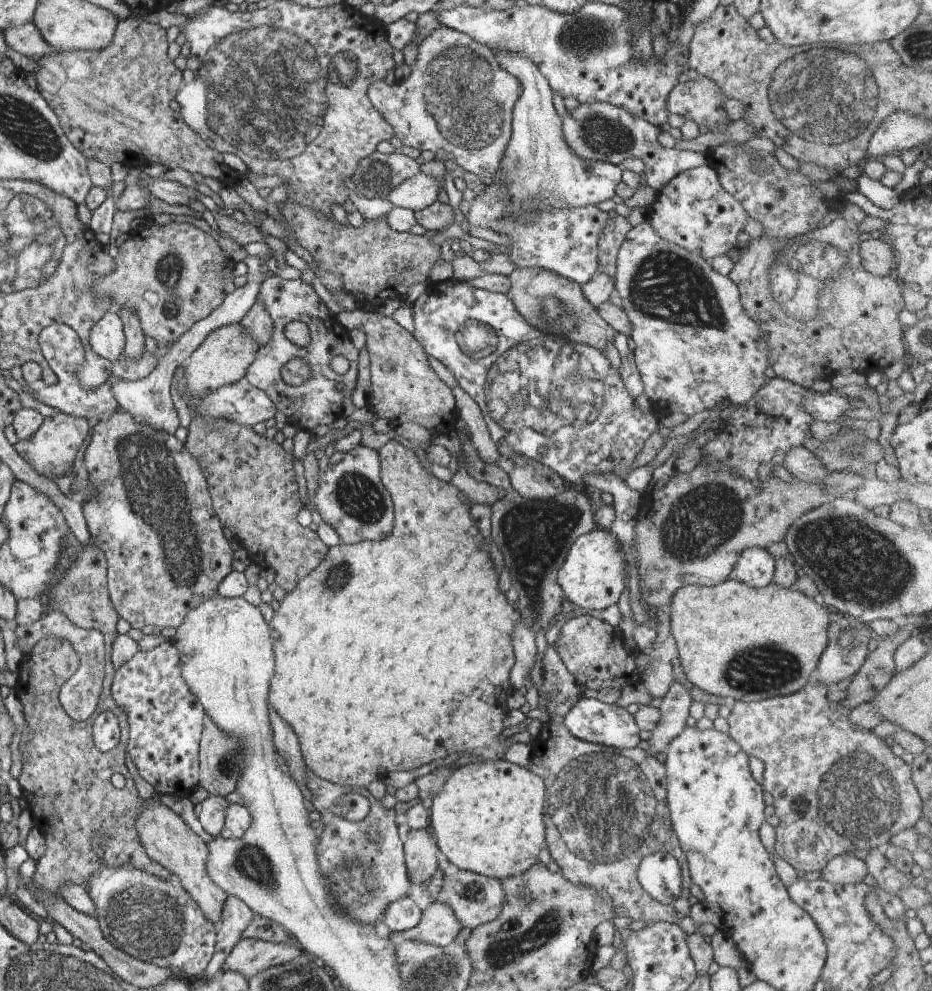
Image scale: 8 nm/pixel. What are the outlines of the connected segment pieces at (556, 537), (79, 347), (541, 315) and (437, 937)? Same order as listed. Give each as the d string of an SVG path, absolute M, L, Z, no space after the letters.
M563 489L557 497L540 501L525 499L514 490L507 492L503 500L496 501L491 507L490 542L495 542L500 548L510 572L511 584L519 594L521 620L534 634L545 634L567 608L557 574L574 542L597 528L595 504L587 492L572 489Z
M54 323L46 327L40 334L41 352L45 355L46 362L50 365L52 372L57 376L57 383L45 386L35 392L34 398L52 408L58 408L60 413L70 416L92 418L99 416L102 419L109 418L117 408L120 407L113 392L113 382L108 380L95 389L83 387L78 372L84 368L85 348L78 333L64 323Z
M540 267L515 269L509 274L511 282L508 296L517 311L542 333L562 335L572 342L584 343L602 351L608 342L614 343L615 330L585 299L581 286L558 273Z
M435 901L422 911L420 922L414 928L391 932L388 942L397 947L402 941L415 940L445 947L452 944L463 929L453 908L445 901Z

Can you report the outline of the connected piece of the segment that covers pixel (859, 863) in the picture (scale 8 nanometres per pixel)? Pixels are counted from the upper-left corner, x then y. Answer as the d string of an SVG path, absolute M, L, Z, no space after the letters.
M853 853L835 856L821 870L822 879L835 885L862 883L867 873L867 864Z

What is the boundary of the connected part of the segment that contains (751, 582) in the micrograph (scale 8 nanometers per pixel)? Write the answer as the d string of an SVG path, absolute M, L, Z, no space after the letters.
M750 547L740 553L730 579L736 579L750 588L764 589L773 583L775 558L765 548Z

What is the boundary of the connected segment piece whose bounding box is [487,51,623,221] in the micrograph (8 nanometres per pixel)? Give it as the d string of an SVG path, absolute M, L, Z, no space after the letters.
M496 51L494 54L500 66L519 80L522 92L513 106L510 140L507 142L499 169L495 172L494 178L488 181L487 186L490 186L494 180L505 183L510 196L509 202L512 204L511 212L518 221L530 221L535 216L536 210L578 208L611 199L622 180L623 170L619 165L611 163L608 159L595 161L578 156L565 141L562 119L552 105L553 90L539 68L529 59L518 55L517 52Z

